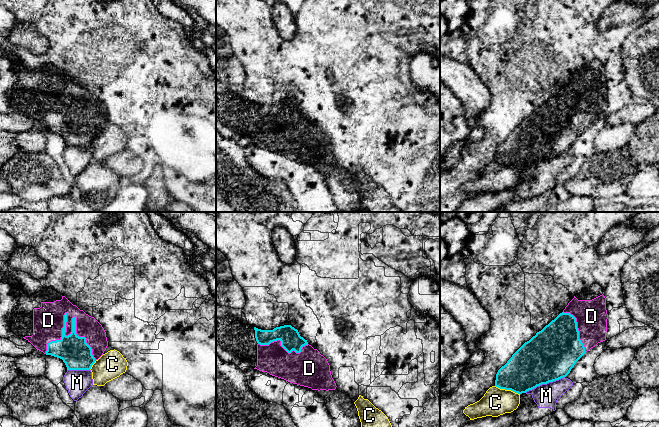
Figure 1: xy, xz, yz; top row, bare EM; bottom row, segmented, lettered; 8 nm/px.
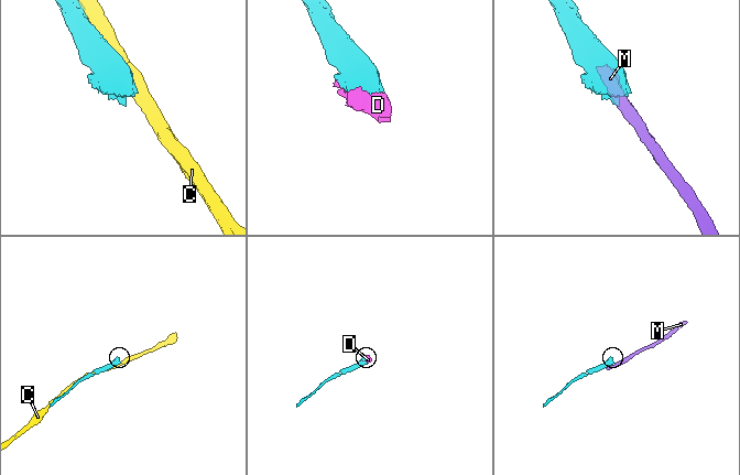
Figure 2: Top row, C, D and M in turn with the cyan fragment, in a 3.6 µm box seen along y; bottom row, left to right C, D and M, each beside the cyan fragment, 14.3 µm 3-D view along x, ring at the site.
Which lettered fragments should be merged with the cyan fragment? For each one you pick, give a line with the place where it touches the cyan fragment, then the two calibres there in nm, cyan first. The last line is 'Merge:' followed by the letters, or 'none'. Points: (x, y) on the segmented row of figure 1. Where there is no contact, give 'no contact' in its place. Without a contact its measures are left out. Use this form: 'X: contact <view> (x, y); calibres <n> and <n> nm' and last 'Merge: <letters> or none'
D: contact xy (75, 319); calibres 240 and 260 nm
Merge: D

